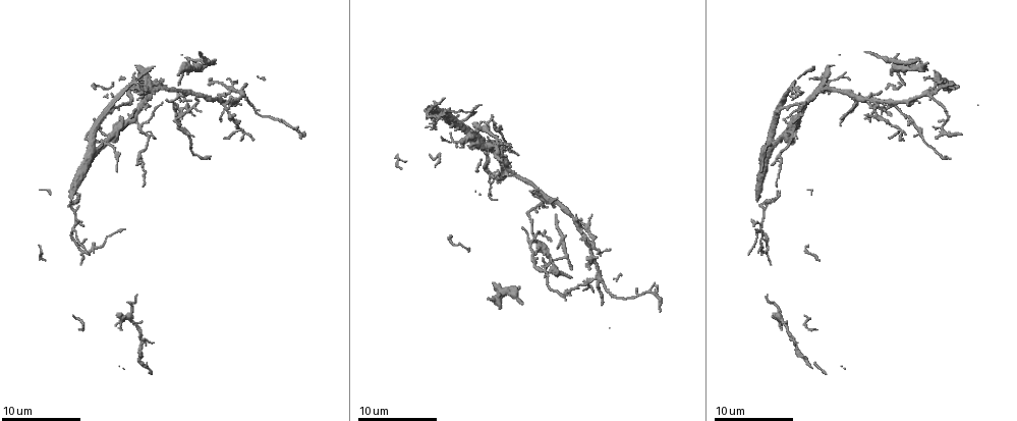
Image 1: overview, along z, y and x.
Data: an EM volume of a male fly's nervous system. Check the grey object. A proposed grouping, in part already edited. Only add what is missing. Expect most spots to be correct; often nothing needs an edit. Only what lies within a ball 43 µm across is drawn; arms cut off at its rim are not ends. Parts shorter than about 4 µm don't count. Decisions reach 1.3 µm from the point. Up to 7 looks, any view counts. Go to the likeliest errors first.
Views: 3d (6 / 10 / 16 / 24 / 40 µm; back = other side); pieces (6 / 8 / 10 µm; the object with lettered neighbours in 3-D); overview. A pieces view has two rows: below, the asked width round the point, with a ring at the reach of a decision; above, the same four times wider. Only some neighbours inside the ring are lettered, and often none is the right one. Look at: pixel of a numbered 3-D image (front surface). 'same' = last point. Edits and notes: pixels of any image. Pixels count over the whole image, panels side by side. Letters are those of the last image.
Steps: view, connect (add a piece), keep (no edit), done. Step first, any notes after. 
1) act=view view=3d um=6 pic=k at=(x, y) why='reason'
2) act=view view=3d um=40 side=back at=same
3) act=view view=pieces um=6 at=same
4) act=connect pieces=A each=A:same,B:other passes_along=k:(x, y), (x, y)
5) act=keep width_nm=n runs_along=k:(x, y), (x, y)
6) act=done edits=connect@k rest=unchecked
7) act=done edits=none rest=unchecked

act=view view=pieces um=6 pic=1 at=(566, 301) why='end of a long branch'

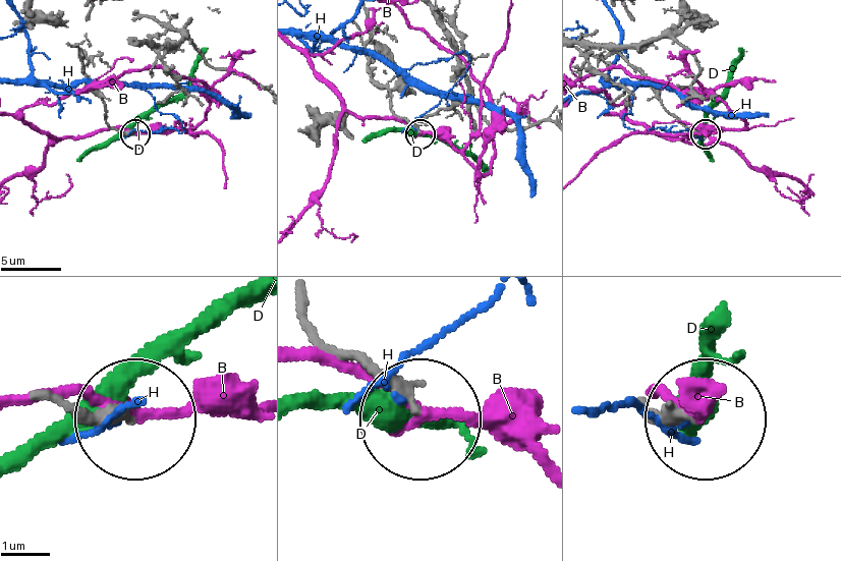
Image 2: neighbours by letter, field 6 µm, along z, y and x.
act=keep each=B:other,D:other,H:other runs_along=2:(365, 10), (373, 77), (388, 91), (393, 110), (419, 130) found='no lettered piece goes on from it'

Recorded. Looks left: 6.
act=view view=3d um=6 pic=1 at=(608, 249) why='tapers out'

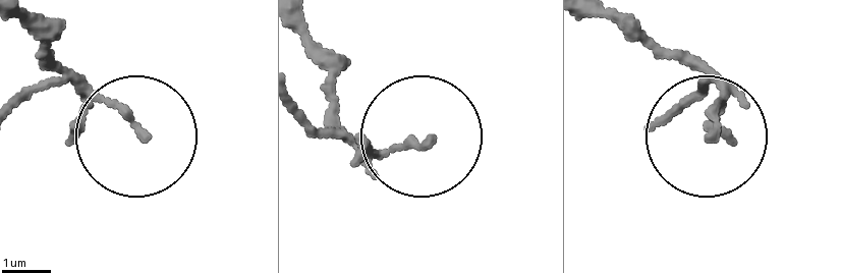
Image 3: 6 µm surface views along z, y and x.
act=view view=pieces um=10 pic=3 at=(713, 136) why='see the neighbours'

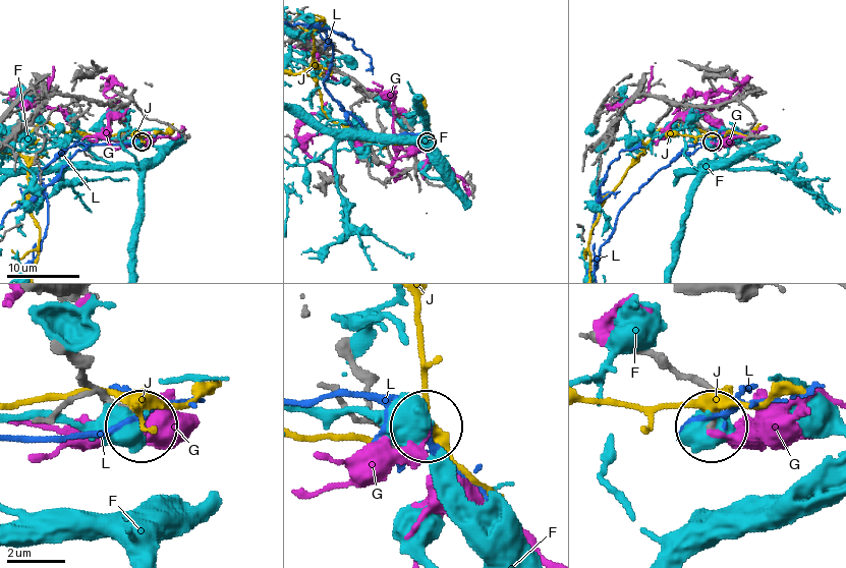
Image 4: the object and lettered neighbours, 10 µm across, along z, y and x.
act=keep each=F:other,G:other,J:other,L:other found='none of them fits'

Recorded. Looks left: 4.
act=view view=3d um=10 pic=1 at=(195, 116) why='tapers out'

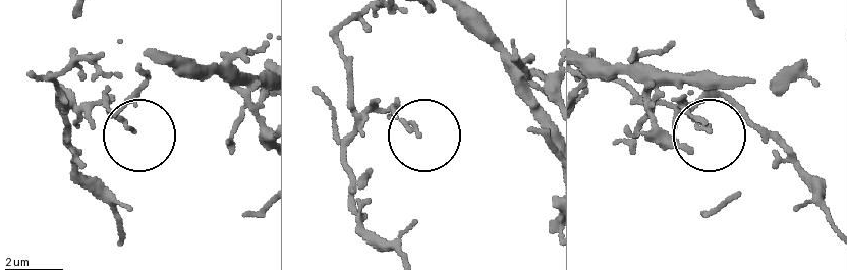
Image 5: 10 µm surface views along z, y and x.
act=view view=pieces um=8 pic=5 at=(705, 129)

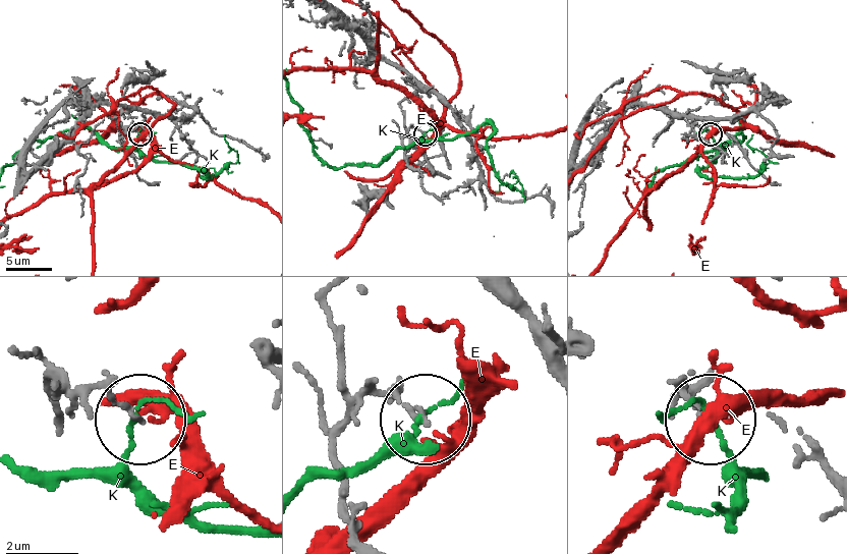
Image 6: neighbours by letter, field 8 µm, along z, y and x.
act=keep width_nm=150 each=E:other,K:other found='no lettered piece goes on from it'

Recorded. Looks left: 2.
act=view view=3d um=10 pic=1 at=(222, 120) why='free end'

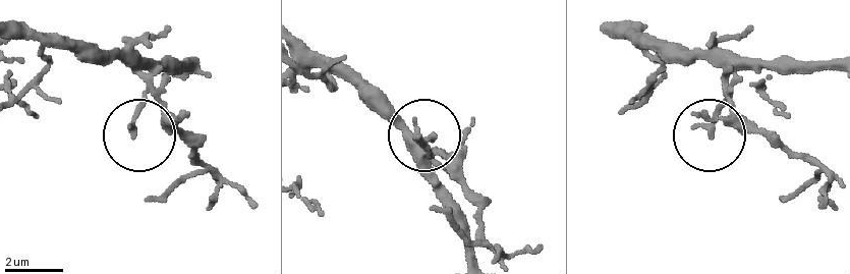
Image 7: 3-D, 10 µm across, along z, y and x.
act=view view=pieces um=10 pic=7 at=(130, 133) why='what lies round it'

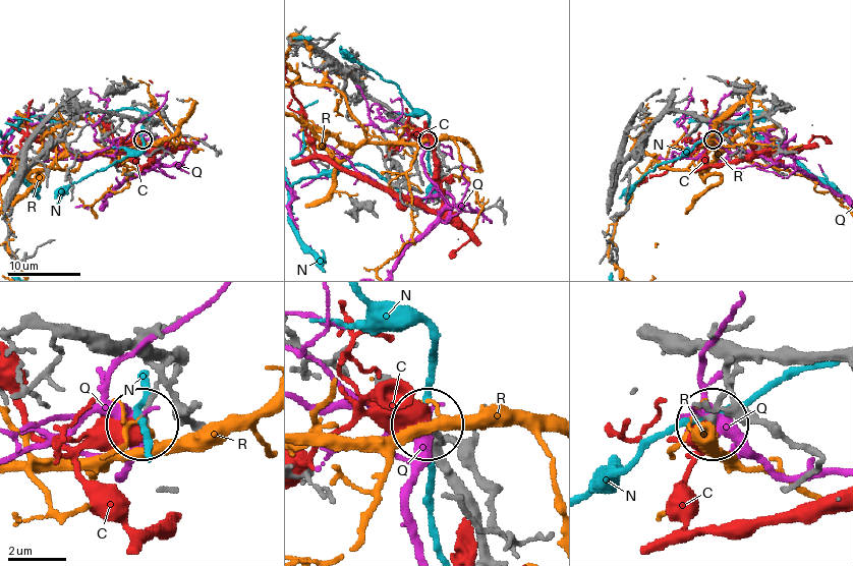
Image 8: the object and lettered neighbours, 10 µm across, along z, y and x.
act=keep each=C:other,N:other,Q:other,R:other found='no lettered piece goes on from it'

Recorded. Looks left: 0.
act=done edits=none rest=unchecked

